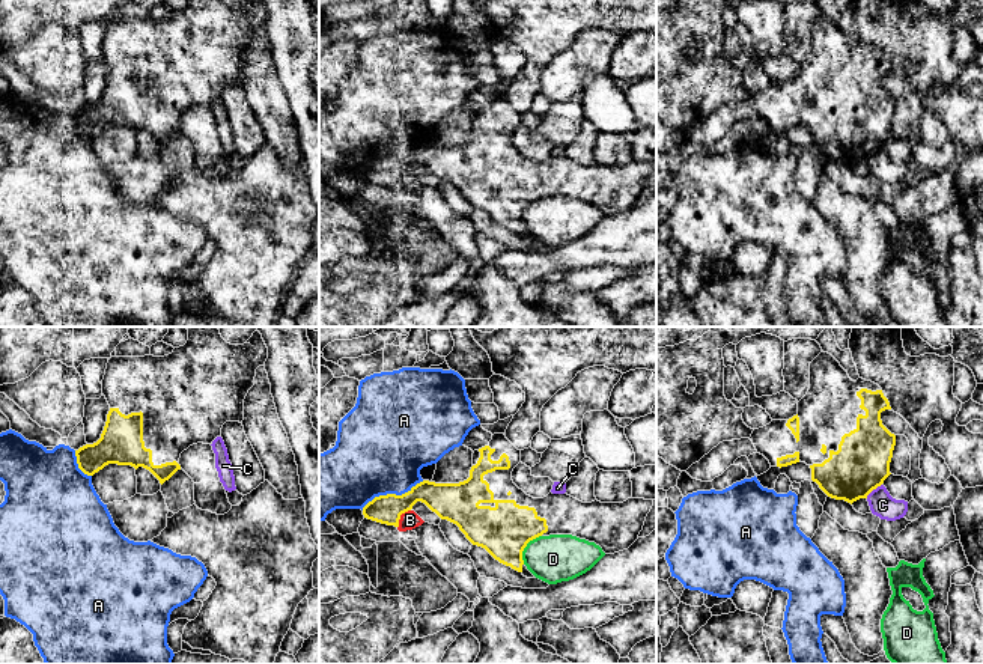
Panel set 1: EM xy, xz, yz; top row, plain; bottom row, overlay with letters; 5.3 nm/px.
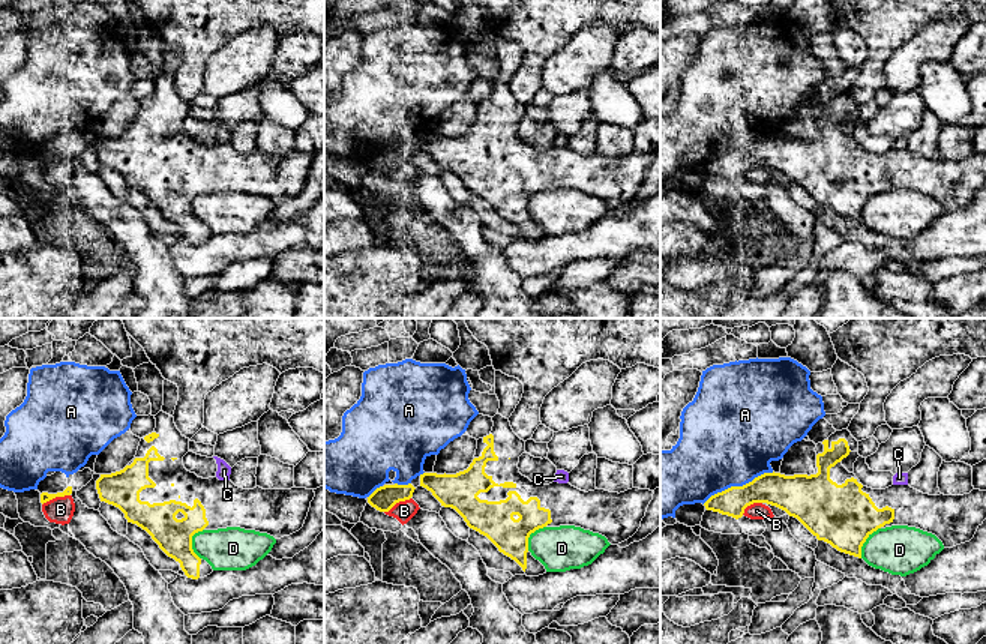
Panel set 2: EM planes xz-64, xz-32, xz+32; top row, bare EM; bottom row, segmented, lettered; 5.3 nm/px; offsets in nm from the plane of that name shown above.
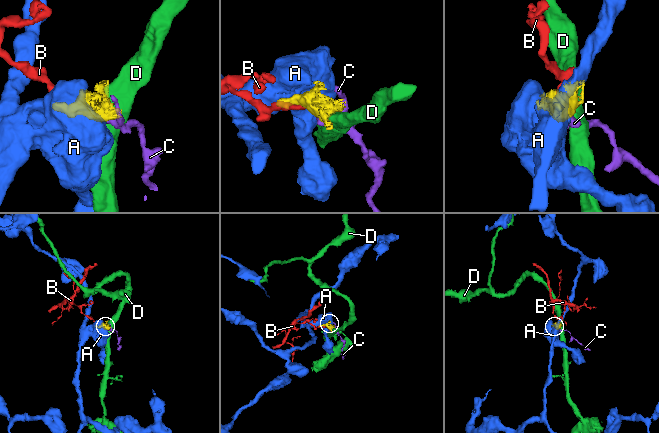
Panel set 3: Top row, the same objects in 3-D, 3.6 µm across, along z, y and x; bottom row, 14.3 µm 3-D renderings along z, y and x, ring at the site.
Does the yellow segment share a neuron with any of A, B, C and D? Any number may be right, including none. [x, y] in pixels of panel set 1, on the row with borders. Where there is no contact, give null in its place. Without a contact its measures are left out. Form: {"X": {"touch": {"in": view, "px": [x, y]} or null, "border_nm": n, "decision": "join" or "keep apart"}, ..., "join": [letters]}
{"A": {"touch": {"in": "xz", "px": [392, 494]}, "border_nm": 360, "decision": "keep apart"}, "B": {"touch": {"in": "xz", "px": [399, 517]}, "border_nm": 120, "decision": "keep apart"}, "C": {"touch": {"in": "yz", "px": [873, 488]}, "border_nm": 120, "decision": "keep apart"}, "D": {"touch": {"in": "xz", "px": [526, 545]}, "border_nm": 190, "decision": "keep apart"}, "join": []}

